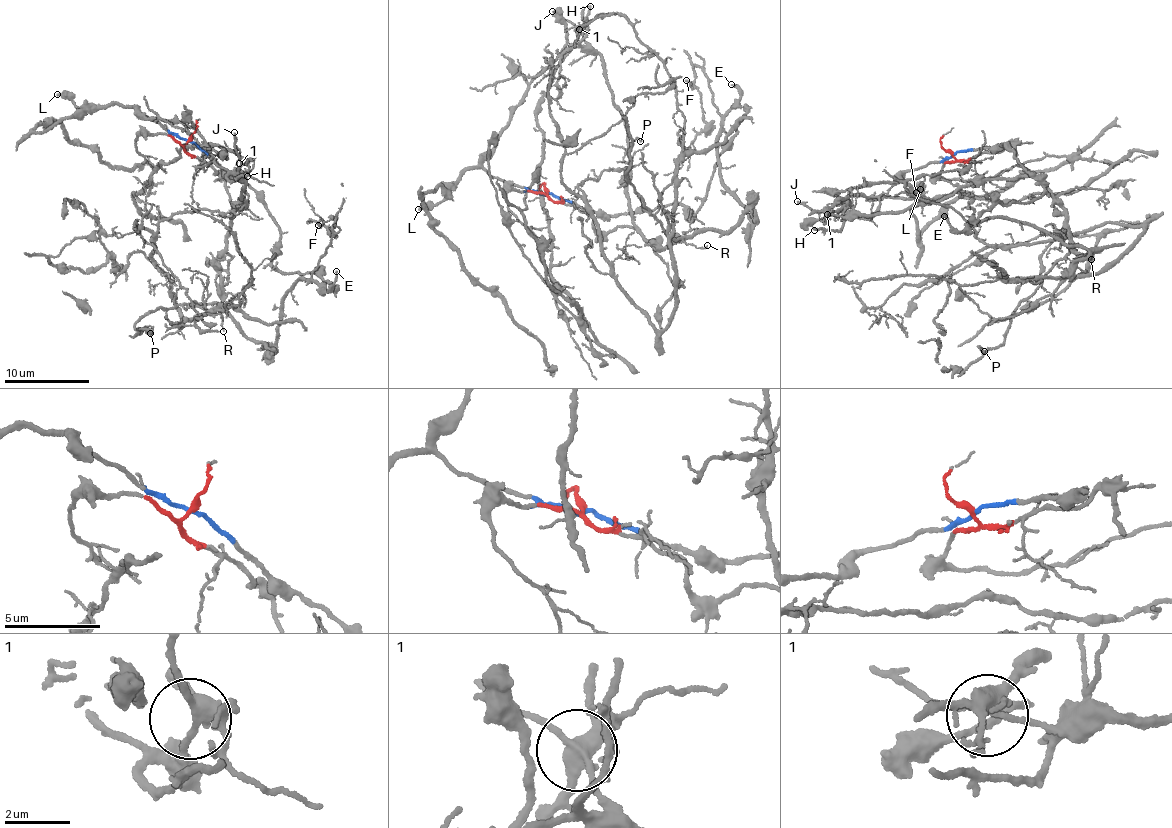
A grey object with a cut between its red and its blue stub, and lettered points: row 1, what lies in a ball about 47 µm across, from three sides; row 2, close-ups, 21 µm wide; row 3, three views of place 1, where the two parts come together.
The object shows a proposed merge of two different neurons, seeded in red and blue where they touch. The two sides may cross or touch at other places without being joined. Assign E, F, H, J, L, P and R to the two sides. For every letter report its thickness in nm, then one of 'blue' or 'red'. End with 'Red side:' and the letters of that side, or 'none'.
E: 140 nm thick; red
F: 140 nm thick; red
H: 200 nm thick; red
J: 220 nm thick; red
L: 320 nm thick; blue
P: 120 nm thick; red
R: 140 nm thick; red
Red side: E, F, H, J, P, R

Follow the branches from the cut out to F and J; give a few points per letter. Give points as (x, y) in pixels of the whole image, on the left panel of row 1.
F: (190, 141), (232, 216), (223, 308), (269, 349), (336, 217), (318, 225)
J: (190, 141), (186, 152), (221, 174), (232, 216), (248, 205), (234, 133)

